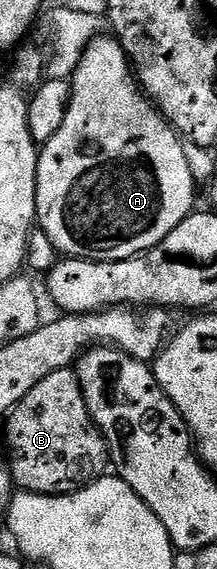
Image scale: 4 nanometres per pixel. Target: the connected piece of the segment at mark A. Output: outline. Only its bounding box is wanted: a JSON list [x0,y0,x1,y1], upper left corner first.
[36,34,196,260]

